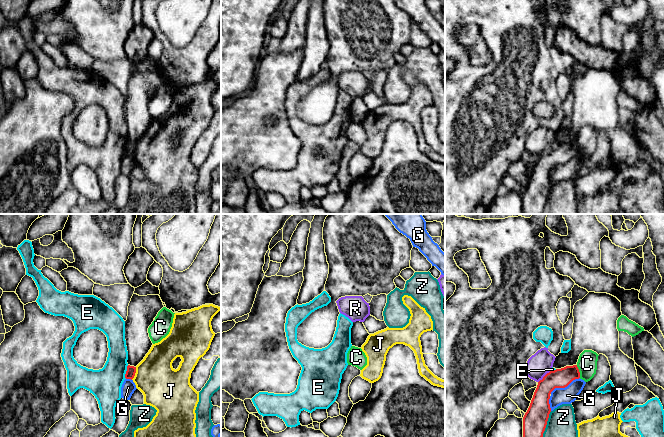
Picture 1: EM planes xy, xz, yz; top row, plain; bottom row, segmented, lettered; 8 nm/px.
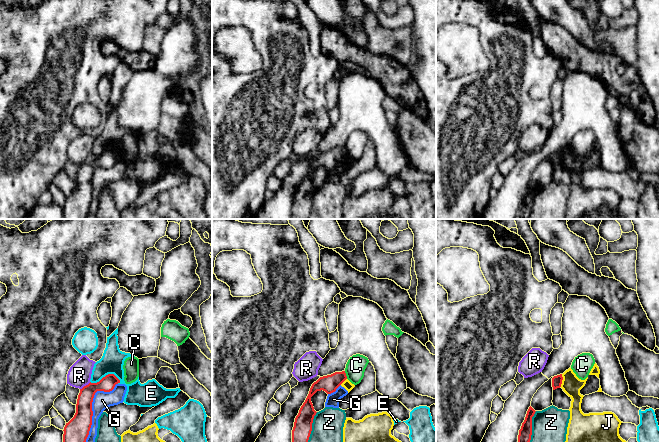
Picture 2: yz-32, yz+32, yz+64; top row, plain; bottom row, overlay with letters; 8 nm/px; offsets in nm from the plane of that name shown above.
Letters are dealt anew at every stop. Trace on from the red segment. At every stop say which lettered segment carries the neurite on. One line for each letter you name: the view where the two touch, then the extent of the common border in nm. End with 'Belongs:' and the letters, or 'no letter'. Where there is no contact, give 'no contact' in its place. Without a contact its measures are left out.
Belongs: no letter

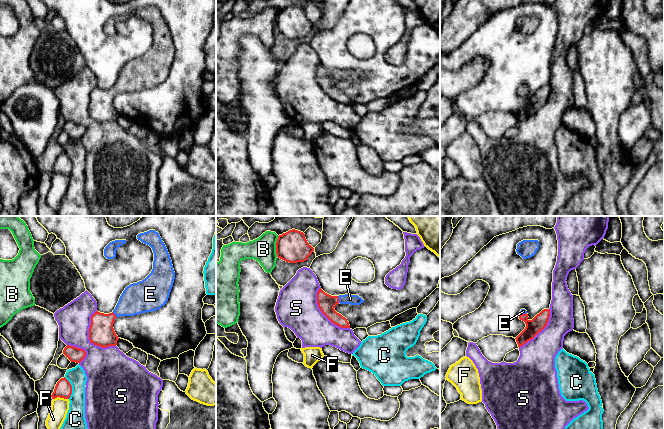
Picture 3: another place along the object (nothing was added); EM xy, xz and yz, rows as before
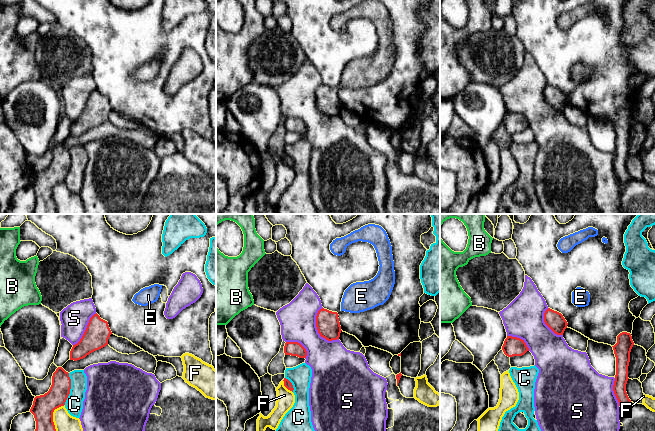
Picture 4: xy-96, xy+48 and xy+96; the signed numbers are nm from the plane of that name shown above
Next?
E: meets red in xz; contact 60 nm long
Belongs: E

